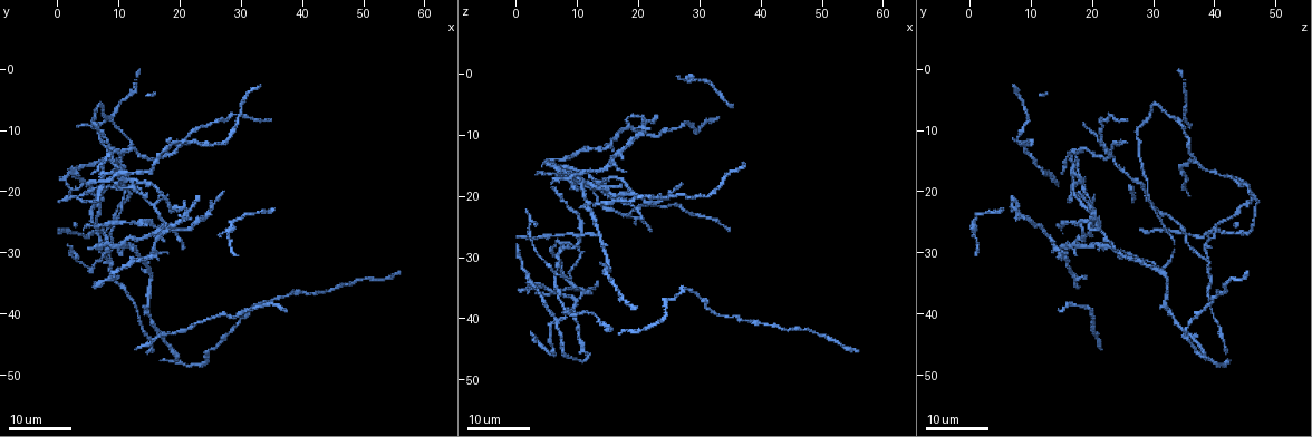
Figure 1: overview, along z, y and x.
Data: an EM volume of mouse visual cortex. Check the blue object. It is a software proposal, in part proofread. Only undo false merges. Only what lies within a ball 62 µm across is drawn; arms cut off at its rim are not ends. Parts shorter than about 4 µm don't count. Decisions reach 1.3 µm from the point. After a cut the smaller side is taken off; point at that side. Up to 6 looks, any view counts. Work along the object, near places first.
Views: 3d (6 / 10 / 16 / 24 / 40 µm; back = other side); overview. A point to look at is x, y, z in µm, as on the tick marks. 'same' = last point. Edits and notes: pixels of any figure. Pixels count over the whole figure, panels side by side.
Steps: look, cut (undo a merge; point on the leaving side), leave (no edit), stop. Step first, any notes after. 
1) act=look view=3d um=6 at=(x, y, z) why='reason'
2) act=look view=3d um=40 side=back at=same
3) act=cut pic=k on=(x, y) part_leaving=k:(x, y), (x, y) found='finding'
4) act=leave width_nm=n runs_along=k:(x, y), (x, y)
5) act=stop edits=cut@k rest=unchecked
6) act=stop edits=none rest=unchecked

act=look view=3d um=24 at=(9.0, 8.0, 34.0) why='four-way junction'

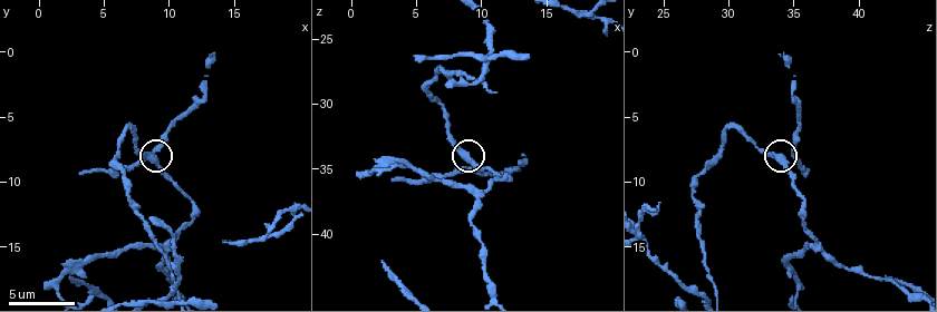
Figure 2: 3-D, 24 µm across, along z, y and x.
act=look view=3d um=10 at=(8.8, 8.2, 34.0)

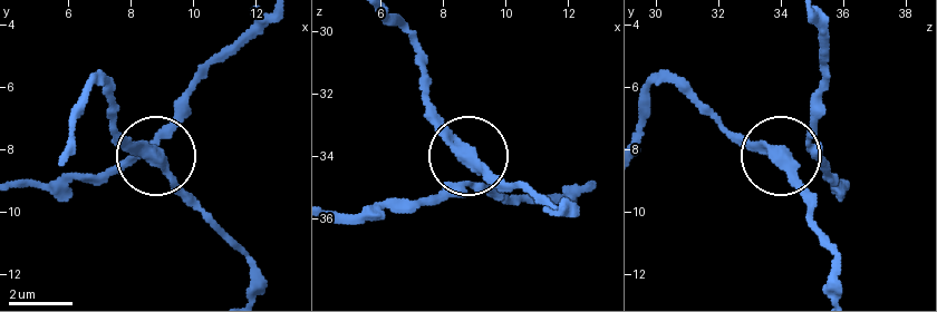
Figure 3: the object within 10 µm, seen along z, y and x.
act=leave arms=4 runs_along=3:(842, 291), (839, 251), (783, 158), (810, 147), (823, 110) found='continuous, no second cell'

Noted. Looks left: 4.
act=look view=3d um=16 at=(7.5, 26.0, 40.5)

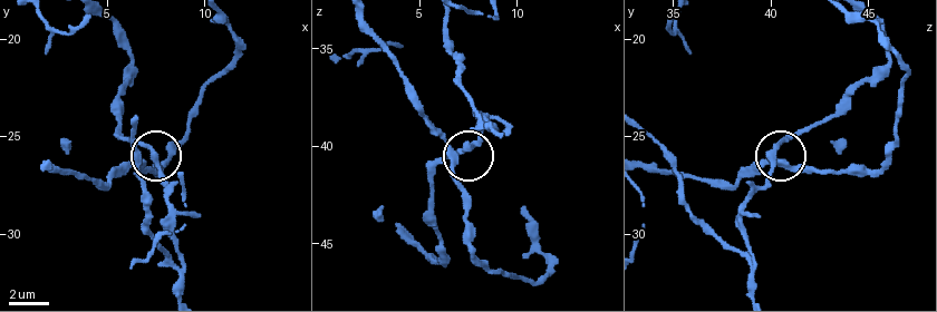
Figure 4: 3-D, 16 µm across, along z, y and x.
act=look view=3d um=10 at=(7.4, 26.1, 40.3)

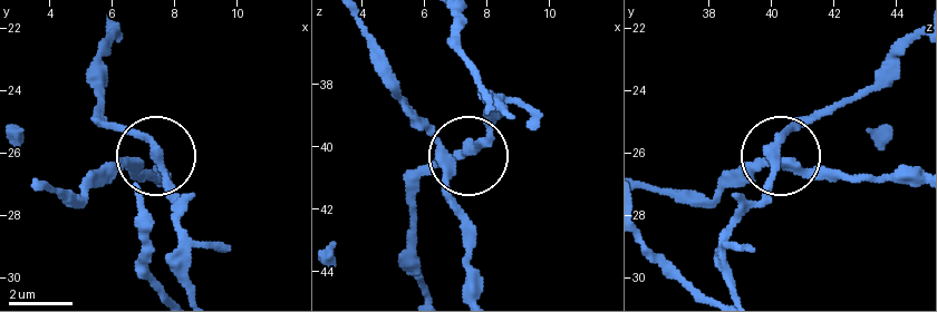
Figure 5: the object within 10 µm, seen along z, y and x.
act=leave arms=4 found='continuous, no second cell'

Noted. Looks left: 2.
act=look view=3d um=24 at=(8.0, 30.5, 39.0) why='four-way junction'

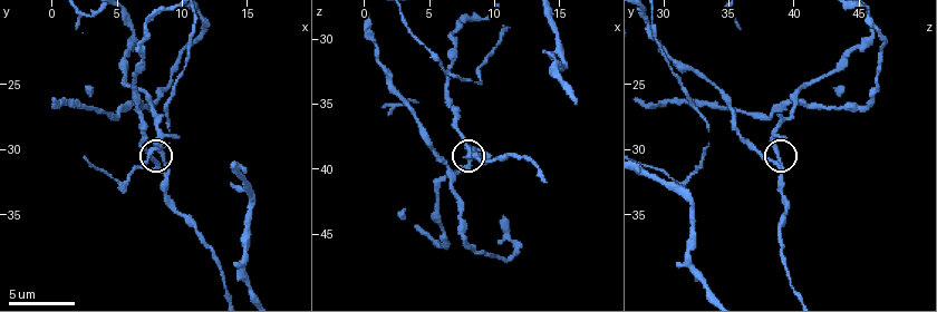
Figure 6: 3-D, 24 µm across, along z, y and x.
act=look view=3d um=6 at=(8.6, 30.6, 39.0)

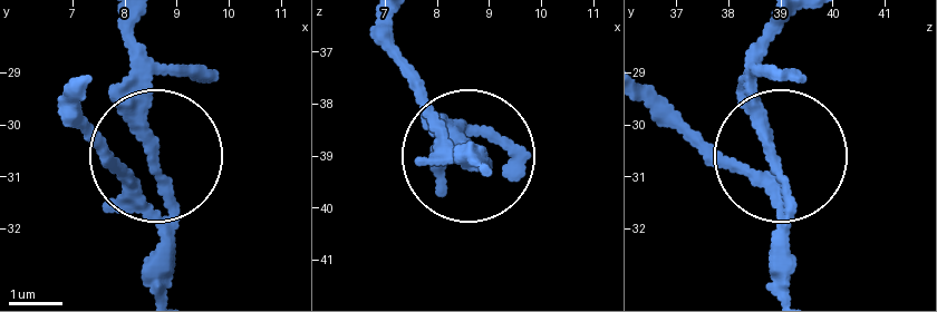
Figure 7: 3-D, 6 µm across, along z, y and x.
act=leave arms=4 found='one cell here'

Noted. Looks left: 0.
act=stop edits=none rest=unchecked

